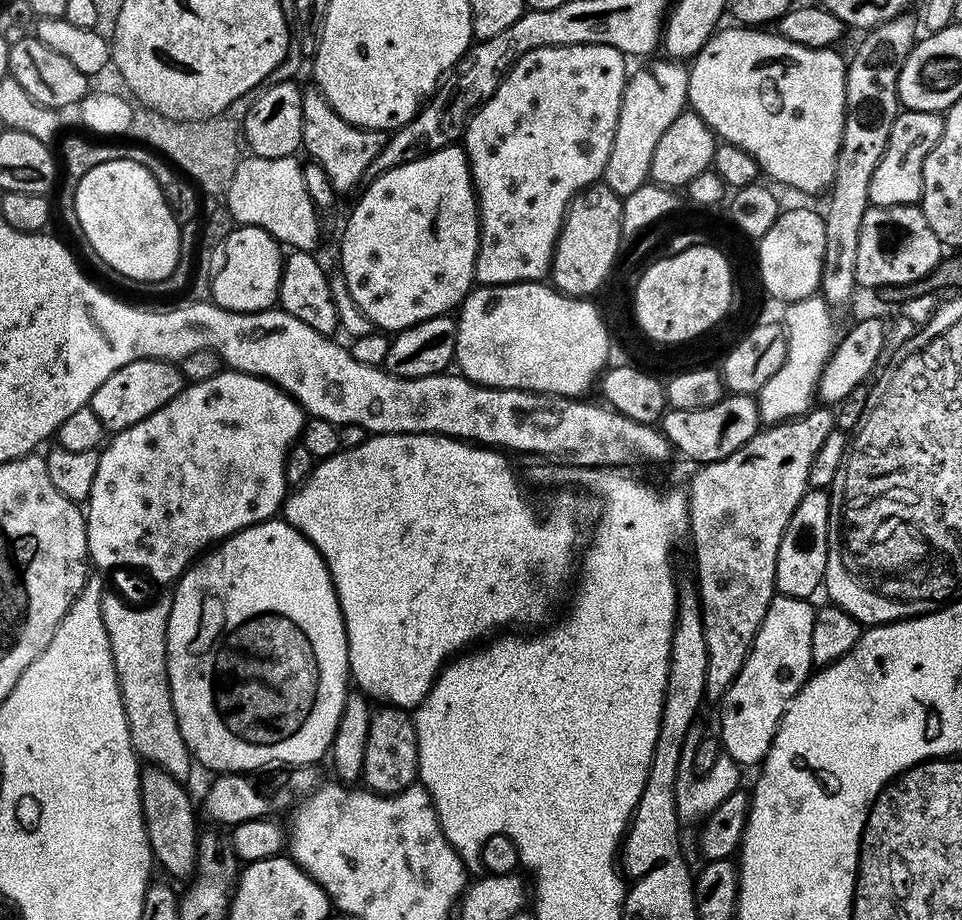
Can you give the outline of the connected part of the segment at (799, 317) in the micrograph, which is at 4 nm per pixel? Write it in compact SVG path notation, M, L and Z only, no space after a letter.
M817 294L805 300L794 300L785 308L788 309L784 312L782 323L788 334L786 358L778 374L774 374L774 378L770 378L770 382L766 382L758 393L760 419L768 426L799 418L813 407L816 383L820 381L824 363L832 357L834 341L838 336L832 325L833 309L823 296Z

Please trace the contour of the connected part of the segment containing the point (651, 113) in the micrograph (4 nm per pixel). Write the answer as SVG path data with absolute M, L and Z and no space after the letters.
M671 58L663 59L653 59L649 68L640 68L637 72L635 69L624 86L614 146L602 177L603 183L608 184L610 190L617 192L621 198L634 194L638 186L649 183L654 146L658 146L658 138L666 134L670 122L674 122L674 118L678 118L688 104L688 68Z

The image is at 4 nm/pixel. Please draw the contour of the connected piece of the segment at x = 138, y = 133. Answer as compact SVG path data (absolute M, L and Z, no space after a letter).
M140 106L133 111L127 135L171 161L189 181L198 185L201 193L209 192L212 196L223 197L234 178L234 170L242 159L236 145L237 125L235 128L230 121L224 119L228 118L171 120Z

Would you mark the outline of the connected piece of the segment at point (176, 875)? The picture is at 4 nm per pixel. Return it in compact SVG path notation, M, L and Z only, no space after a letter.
M156 764L141 767L140 801L152 858L173 876L173 881L187 881L197 871L198 853L202 847L198 836L196 840L196 812L192 809L192 800L184 787L181 781L166 774L166 770Z

